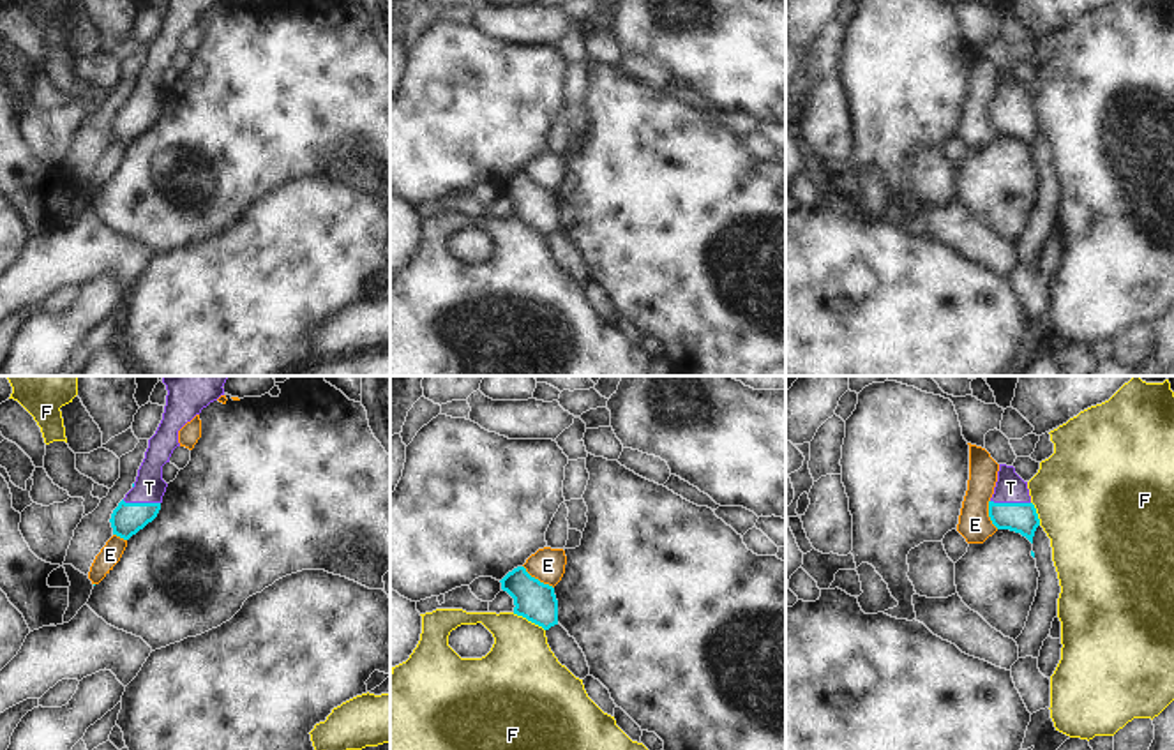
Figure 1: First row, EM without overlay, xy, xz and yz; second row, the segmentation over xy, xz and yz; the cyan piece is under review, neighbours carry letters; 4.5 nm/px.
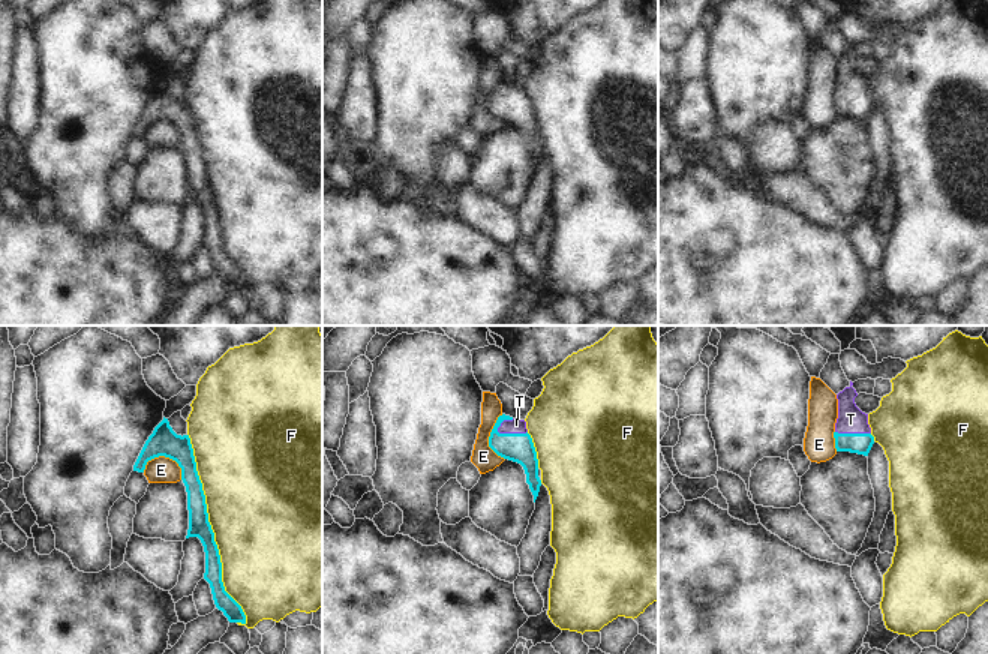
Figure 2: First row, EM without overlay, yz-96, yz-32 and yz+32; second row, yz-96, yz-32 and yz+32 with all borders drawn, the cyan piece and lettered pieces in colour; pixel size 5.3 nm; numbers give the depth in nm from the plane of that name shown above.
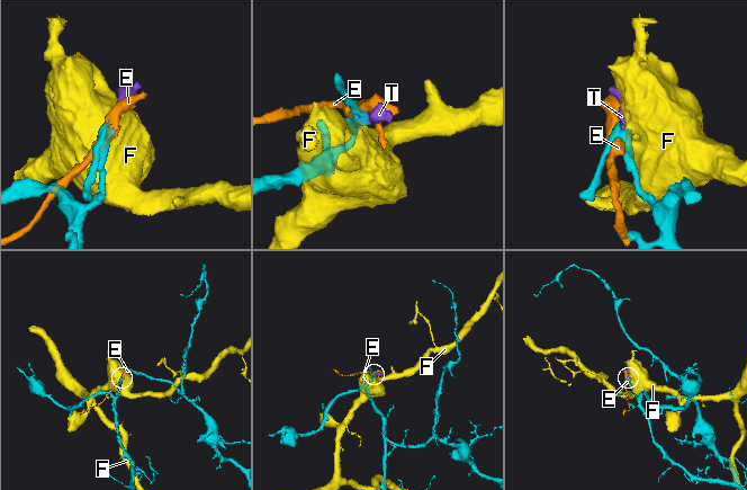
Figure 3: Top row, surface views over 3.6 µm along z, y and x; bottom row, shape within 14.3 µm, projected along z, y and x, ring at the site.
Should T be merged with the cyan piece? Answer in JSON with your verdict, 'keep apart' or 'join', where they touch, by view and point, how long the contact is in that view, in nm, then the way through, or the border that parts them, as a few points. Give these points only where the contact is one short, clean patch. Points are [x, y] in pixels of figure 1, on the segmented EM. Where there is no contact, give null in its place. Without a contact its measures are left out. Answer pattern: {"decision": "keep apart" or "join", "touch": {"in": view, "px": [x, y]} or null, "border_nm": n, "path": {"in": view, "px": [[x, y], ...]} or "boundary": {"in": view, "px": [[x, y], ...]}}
{"decision": "join", "touch": {"in": "yz", "px": [1010, 503]}, "border_nm": 180, "path": {"in": "yz", "px": [[1021, 517], [1010, 503], [1010, 487]]}}

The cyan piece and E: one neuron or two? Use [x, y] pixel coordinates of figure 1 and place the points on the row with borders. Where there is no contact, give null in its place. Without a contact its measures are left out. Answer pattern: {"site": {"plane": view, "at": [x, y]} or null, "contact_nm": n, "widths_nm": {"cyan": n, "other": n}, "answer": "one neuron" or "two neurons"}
{"site": {"plane": "xz", "at": [537, 579]}, "contact_nm": 180, "widths_nm": {"cyan": 180, "other": 160}, "answer": "two neurons"}

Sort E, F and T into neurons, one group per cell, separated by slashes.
E / F / T

